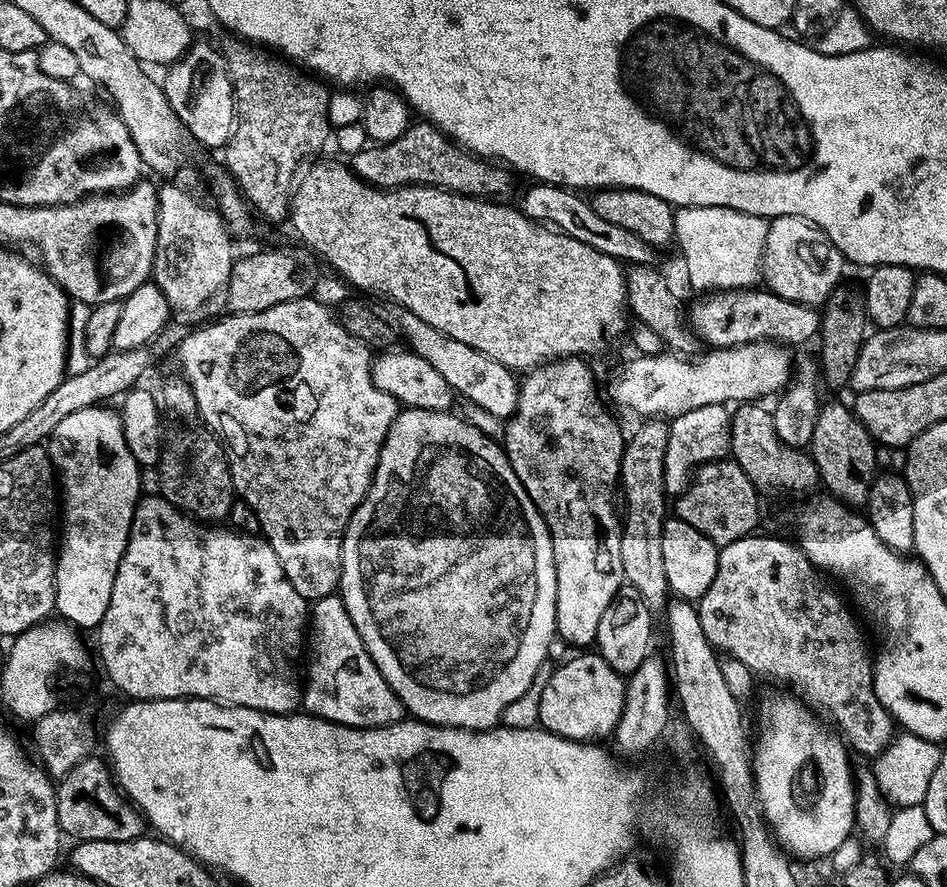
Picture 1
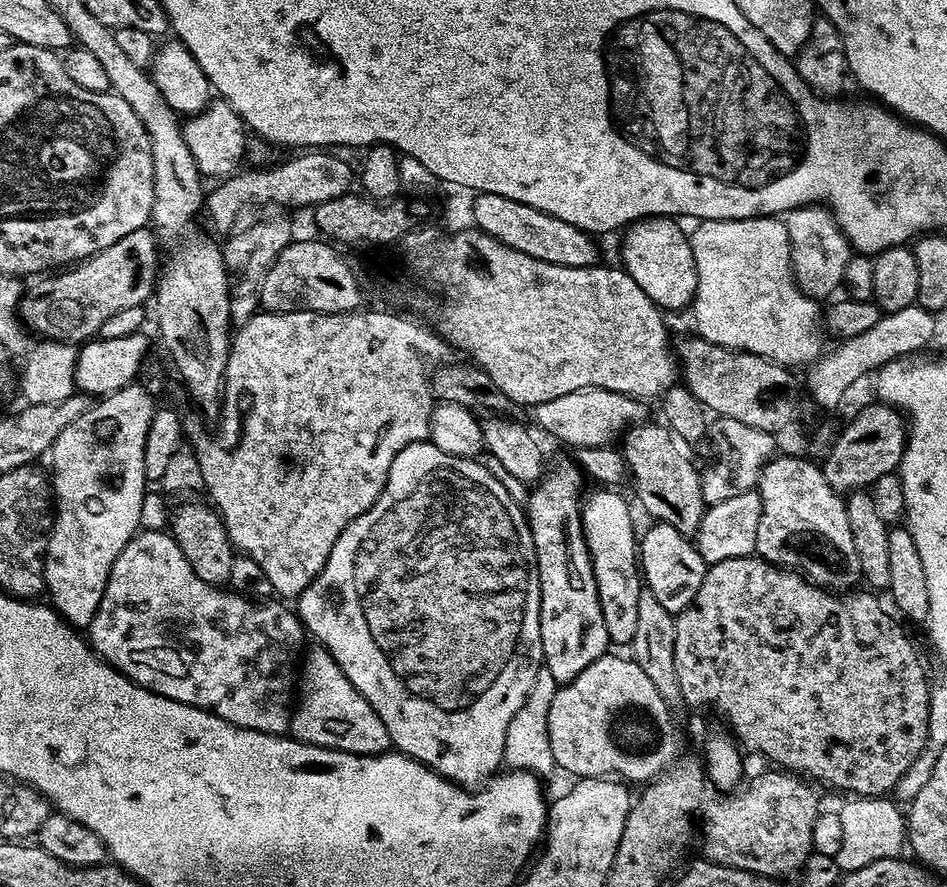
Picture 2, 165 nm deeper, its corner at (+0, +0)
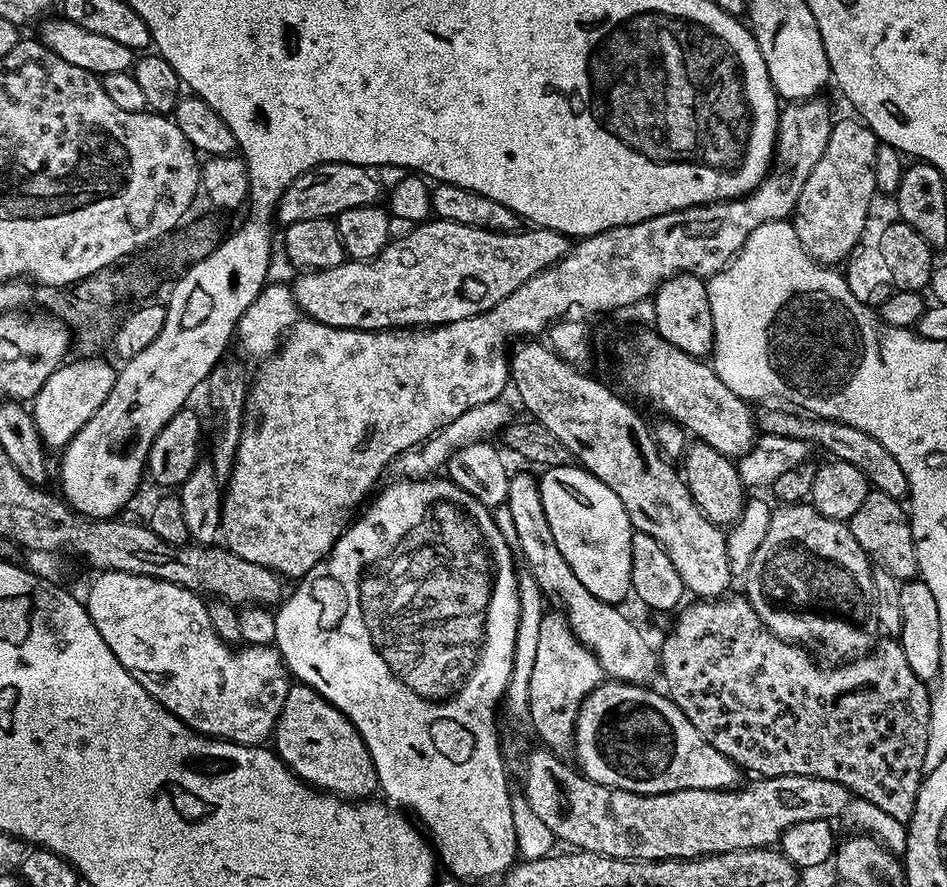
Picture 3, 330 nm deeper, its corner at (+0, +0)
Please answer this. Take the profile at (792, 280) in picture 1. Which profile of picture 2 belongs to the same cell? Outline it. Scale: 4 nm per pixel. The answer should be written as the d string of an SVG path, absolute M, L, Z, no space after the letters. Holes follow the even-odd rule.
M823 206L795 208L783 217L782 223L790 238L792 277L796 285L813 298L828 296L836 287L840 288L845 283L844 271L850 257L850 245L832 213Z

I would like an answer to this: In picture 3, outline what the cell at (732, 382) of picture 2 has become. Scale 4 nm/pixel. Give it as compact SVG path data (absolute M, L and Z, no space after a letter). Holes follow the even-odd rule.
M776 412L772 420L762 424L763 431L770 436L785 436L786 438L798 438L808 441L809 445L825 448L829 452L829 457L846 462L850 466L858 466L862 474L868 479L869 485L875 491L882 494L890 494L890 498L903 501L908 496L908 483L906 473L902 466L898 466L898 458L878 442L878 438L870 438L866 430L858 430L858 426L846 426L846 422L837 420L823 420L817 416L807 414L792 414L787 416L784 412Z

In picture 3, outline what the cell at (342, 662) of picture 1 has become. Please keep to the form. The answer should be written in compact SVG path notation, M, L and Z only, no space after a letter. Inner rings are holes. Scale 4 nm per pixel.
M299 682L293 683L286 694L286 706L282 706L282 714L276 723L274 733L274 751L282 758L282 762L304 783L318 788L322 792L339 796L346 800L361 801L375 797L380 783L374 770L374 762L370 758L370 750L366 750L366 742L358 734L358 730L326 698L322 698L310 686Z

